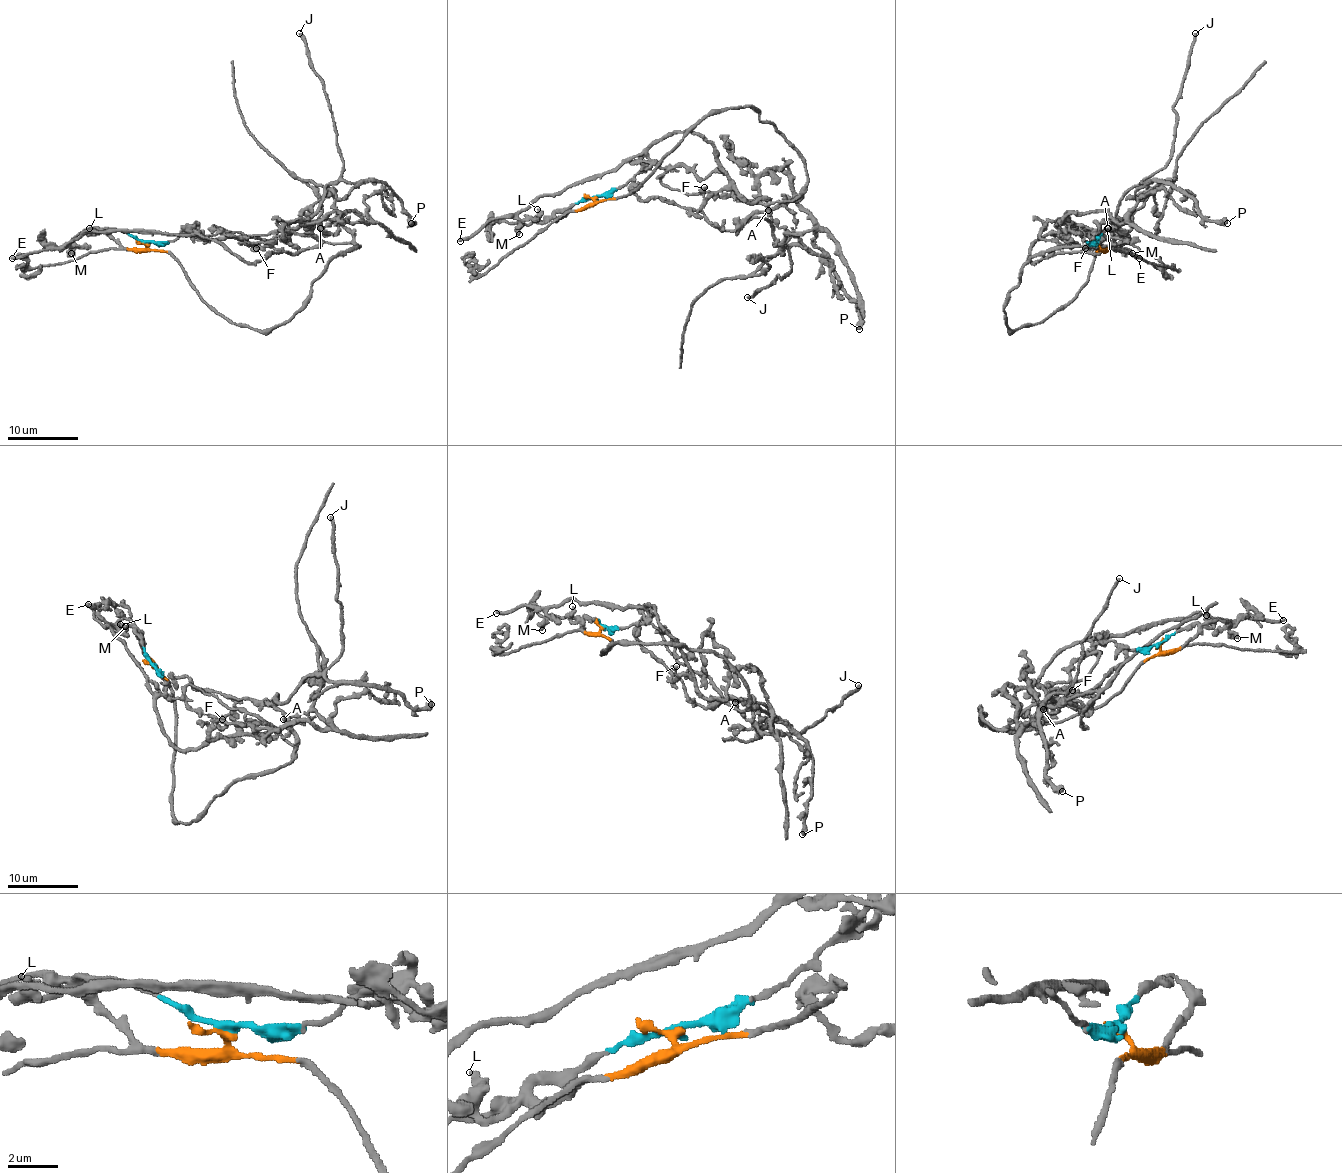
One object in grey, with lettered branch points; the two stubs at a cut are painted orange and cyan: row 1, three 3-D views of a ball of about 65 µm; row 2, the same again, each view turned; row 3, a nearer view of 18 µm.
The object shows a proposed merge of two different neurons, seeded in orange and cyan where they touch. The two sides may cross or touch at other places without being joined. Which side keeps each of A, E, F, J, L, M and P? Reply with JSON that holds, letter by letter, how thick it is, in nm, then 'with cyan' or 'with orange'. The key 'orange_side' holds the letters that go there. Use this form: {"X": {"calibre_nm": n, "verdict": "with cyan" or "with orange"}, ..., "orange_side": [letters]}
{"A": {"calibre_nm": 480, "verdict": "with cyan"}, "E": {"calibre_nm": 280, "verdict": "with cyan"}, "F": {"calibre_nm": 400, "verdict": "with cyan"}, "J": {"calibre_nm": 280, "verdict": "with orange"}, "L": {"calibre_nm": 220, "verdict": "with cyan"}, "M": {"calibre_nm": 400, "verdict": "with cyan"}, "P": {"calibre_nm": 600, "verdict": "with orange"}, "orange_side": ["J", "P"]}

